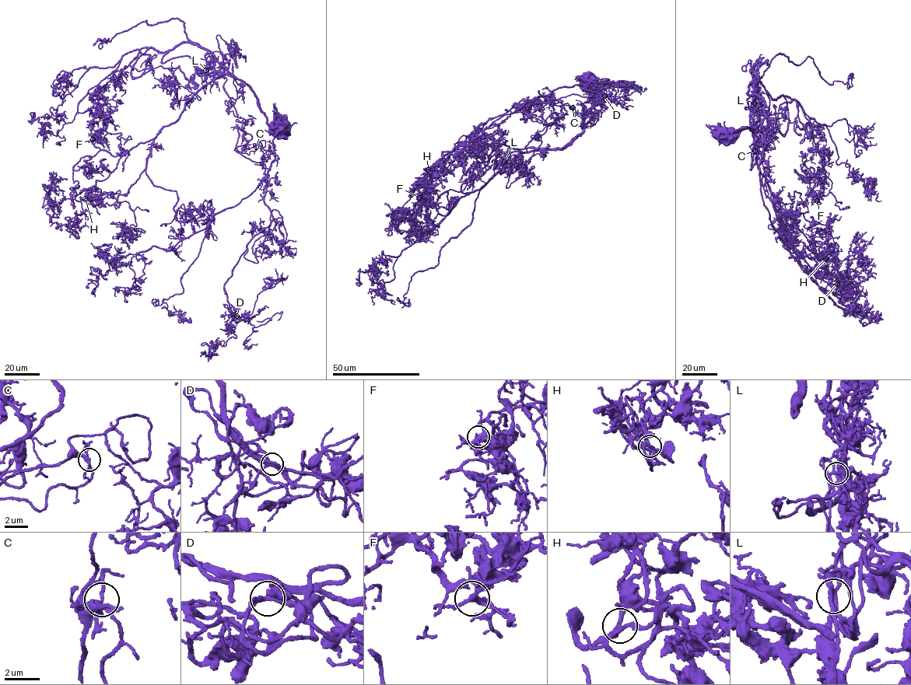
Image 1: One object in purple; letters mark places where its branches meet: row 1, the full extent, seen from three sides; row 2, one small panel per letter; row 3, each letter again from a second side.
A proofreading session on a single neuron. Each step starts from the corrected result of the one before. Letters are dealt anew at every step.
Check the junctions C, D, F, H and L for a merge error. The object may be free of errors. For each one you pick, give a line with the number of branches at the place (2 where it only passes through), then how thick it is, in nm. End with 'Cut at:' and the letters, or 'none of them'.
Cut at: none of them

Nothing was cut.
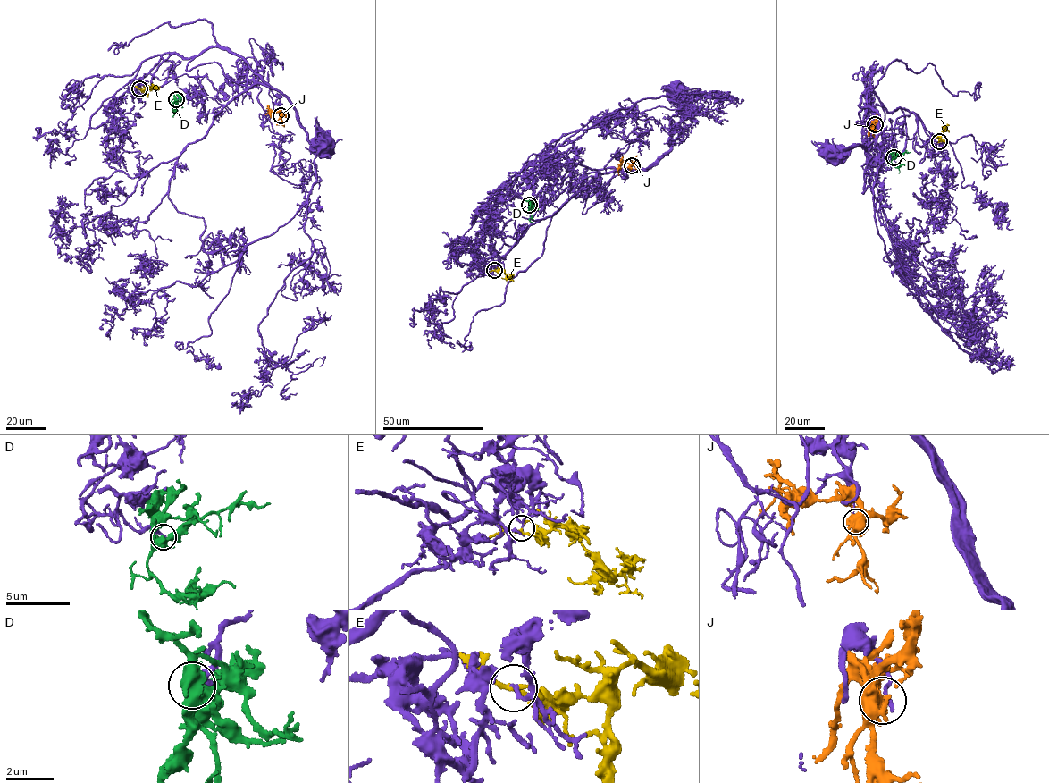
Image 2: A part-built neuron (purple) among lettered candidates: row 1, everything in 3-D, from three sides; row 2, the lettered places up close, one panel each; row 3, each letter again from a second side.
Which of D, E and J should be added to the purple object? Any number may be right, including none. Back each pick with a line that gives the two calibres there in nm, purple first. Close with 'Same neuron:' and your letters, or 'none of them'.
D: 220 nm thick on the purple side, 600 nm on the other
Same neuron: D

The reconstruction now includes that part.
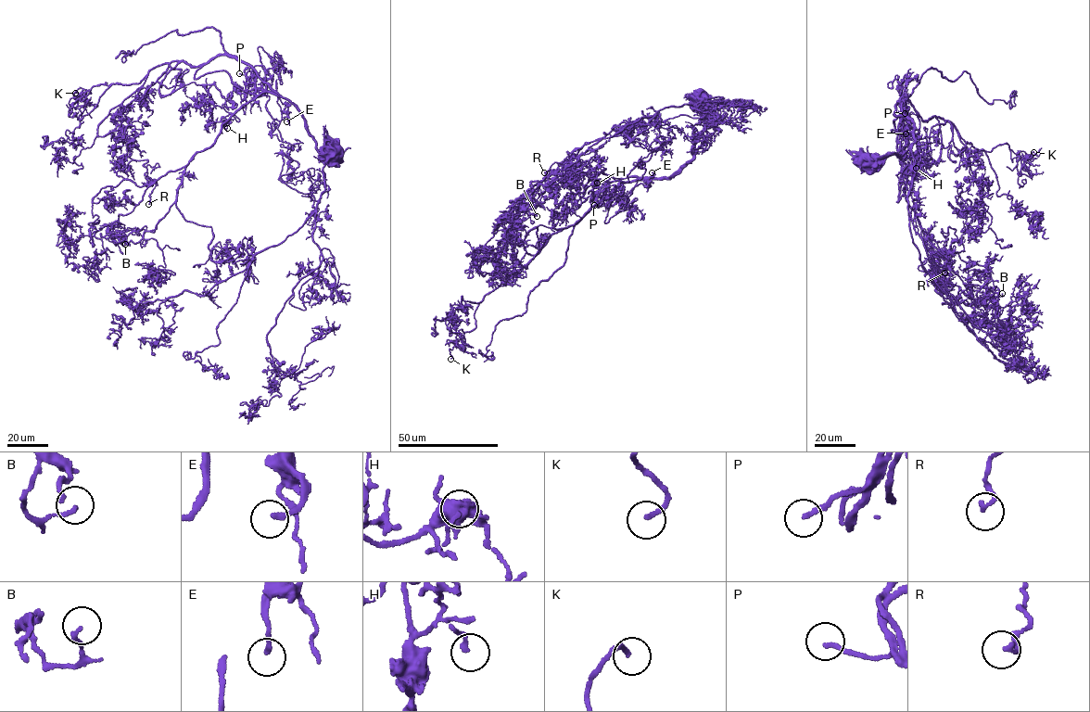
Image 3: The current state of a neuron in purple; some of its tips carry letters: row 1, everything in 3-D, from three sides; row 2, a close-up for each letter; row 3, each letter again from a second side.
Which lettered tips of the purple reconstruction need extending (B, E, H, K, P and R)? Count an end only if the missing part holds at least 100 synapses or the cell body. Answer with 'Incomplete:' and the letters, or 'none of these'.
Incomplete: E, K, P

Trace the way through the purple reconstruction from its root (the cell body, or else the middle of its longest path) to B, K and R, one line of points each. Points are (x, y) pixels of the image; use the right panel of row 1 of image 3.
B: (865, 164), (907, 149), (912, 119), (893, 125), (921, 229), (965, 285), (984, 287), (982, 301), (1002, 293)
K: (865, 164), (915, 143), (912, 120), (893, 112), (907, 101), (975, 149), (1033, 152)
R: (865, 164), (907, 149), (915, 143), (912, 119), (893, 121), (906, 197), (943, 253), (944, 273)

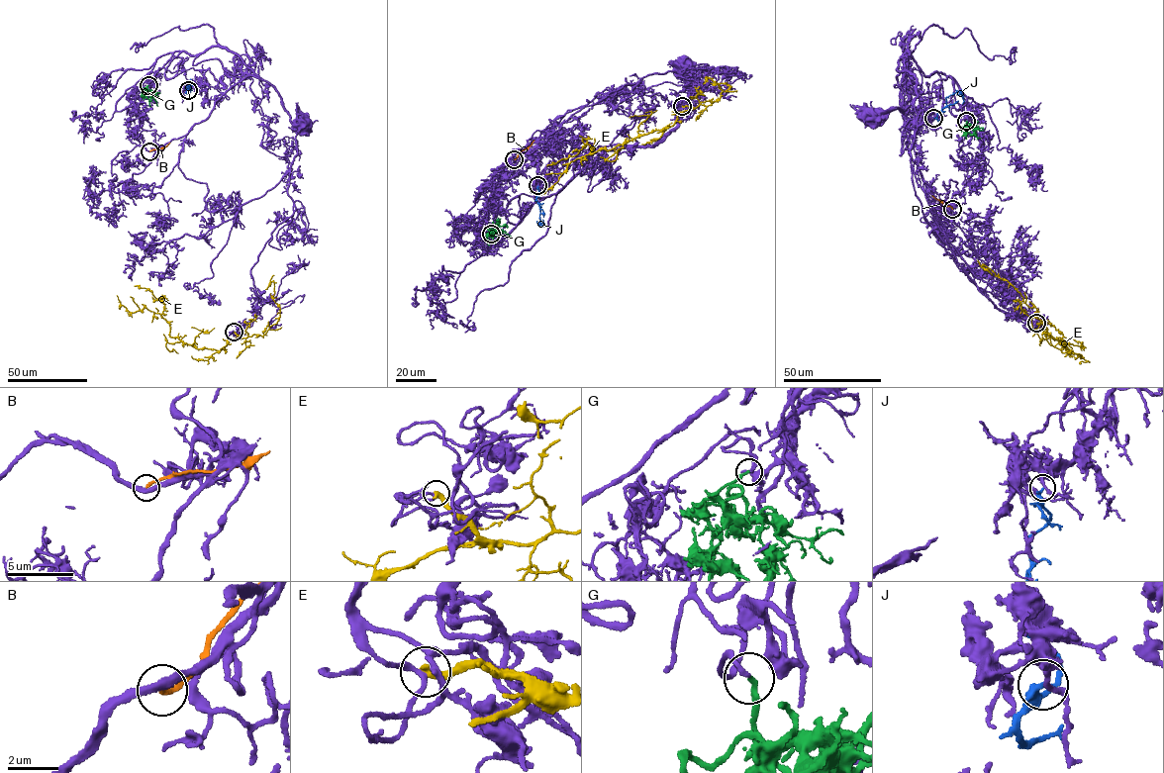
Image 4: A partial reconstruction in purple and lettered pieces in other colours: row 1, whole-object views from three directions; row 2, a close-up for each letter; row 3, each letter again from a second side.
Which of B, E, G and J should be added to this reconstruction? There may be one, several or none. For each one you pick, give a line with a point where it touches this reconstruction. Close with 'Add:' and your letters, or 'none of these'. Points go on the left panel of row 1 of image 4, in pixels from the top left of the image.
G: Touches purple at (148, 85)
Add: G

